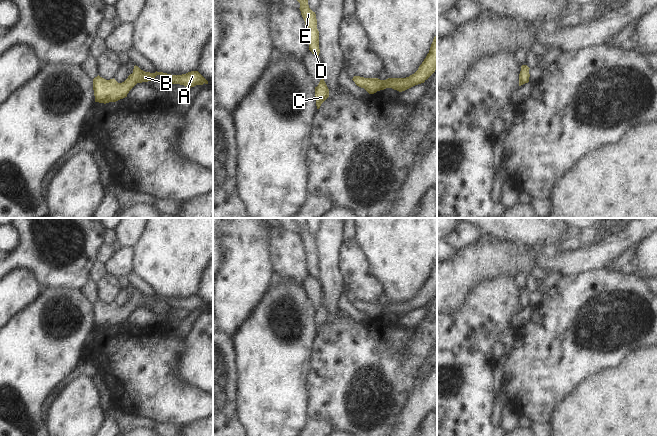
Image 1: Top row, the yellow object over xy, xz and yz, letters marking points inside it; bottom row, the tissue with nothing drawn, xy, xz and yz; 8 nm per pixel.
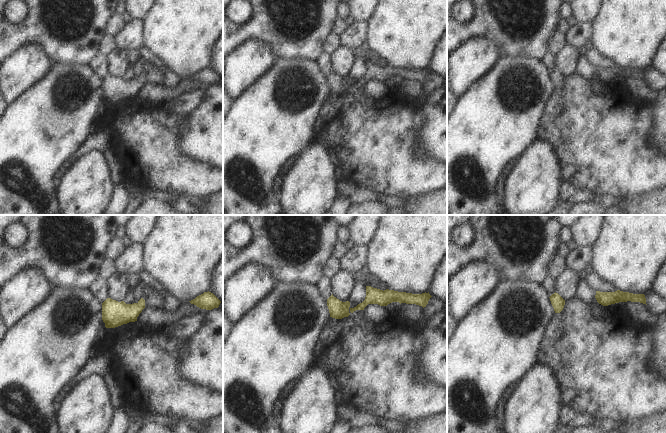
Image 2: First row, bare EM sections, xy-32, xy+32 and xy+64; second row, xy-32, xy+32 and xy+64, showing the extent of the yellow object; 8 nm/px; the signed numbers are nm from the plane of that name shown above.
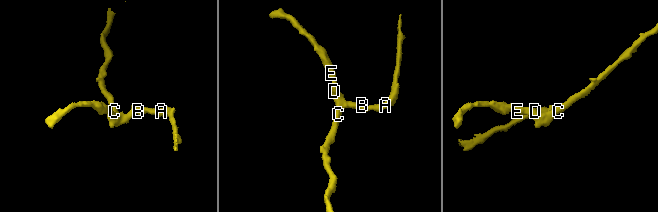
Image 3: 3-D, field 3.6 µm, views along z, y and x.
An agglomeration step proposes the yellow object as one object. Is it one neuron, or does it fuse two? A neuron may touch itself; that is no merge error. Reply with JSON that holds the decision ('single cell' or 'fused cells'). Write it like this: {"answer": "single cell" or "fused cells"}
{"answer": "single cell"}

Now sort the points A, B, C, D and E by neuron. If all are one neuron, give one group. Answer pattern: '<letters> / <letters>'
A B C D E

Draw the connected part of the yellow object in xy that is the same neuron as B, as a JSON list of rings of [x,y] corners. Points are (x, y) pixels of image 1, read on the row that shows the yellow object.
[[[135,65],[133,73],[122,83],[118,83],[114,78],[106,80],[99,75],[95,77],[93,79],[95,102],[106,104],[123,99],[127,97],[129,91],[137,83],[151,81],[157,75],[164,77],[170,84],[180,84],[188,88],[203,85],[204,83],[208,84],[208,81],[198,71],[191,71],[182,75],[171,75],[157,71],[155,73],[145,72]]]

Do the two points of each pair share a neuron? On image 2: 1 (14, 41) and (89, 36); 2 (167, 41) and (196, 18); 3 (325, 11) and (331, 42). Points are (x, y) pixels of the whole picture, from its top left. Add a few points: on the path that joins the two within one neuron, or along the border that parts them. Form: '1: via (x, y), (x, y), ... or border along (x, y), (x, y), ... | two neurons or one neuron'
1: via (33, 35), (70, 35) | one neuron
2: via (174, 34), (189, 19) | one neuron
3: border along (328, 35), (322, 49) | two neurons

